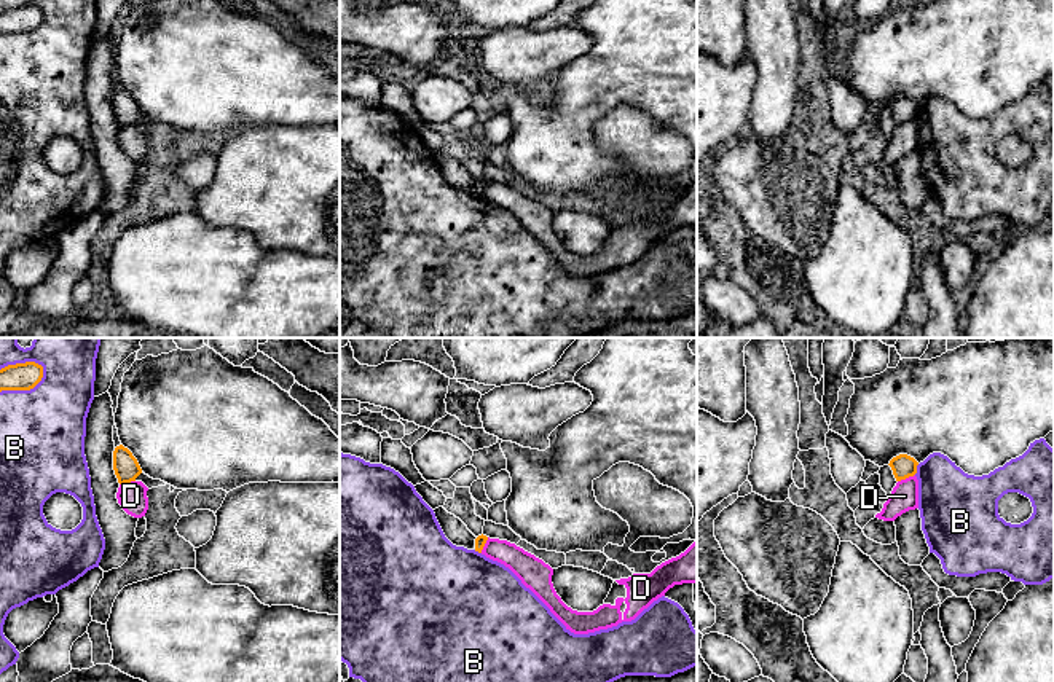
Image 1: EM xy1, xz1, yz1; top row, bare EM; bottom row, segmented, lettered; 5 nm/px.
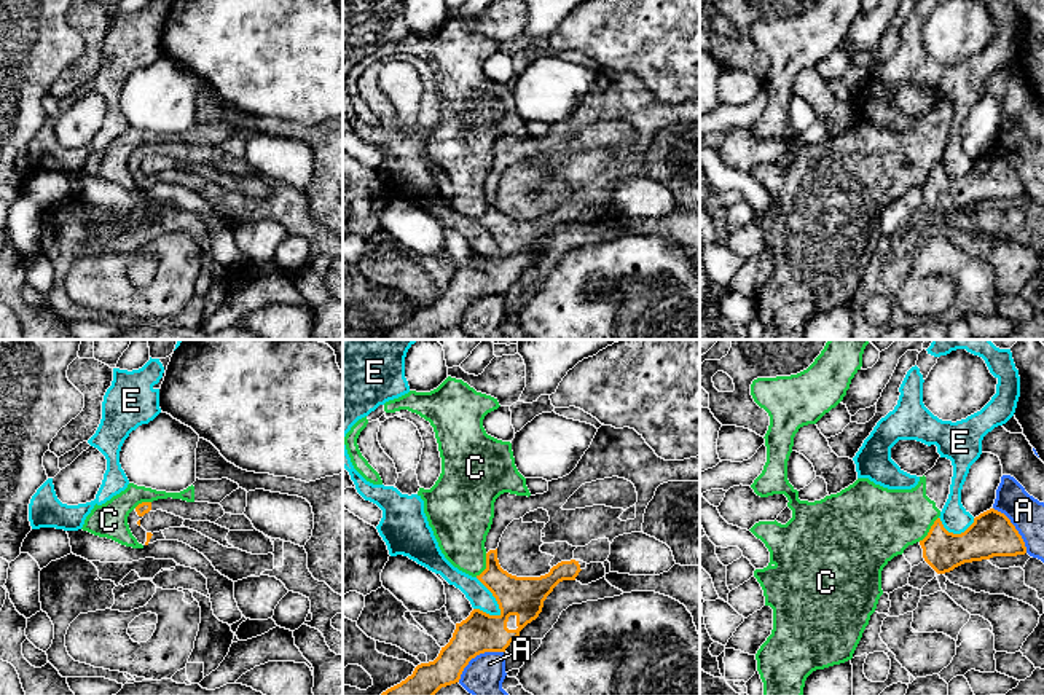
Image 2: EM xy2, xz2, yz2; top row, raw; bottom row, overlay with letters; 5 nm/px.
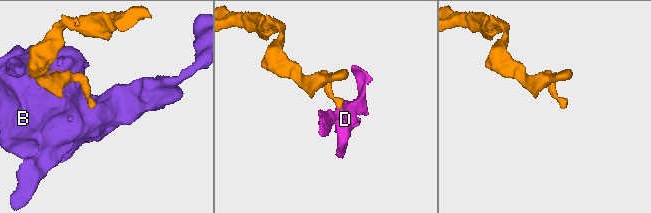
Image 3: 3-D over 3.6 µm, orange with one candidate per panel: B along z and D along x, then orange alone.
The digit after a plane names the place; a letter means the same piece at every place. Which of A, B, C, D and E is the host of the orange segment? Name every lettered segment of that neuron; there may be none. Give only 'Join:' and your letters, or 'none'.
Join: none

